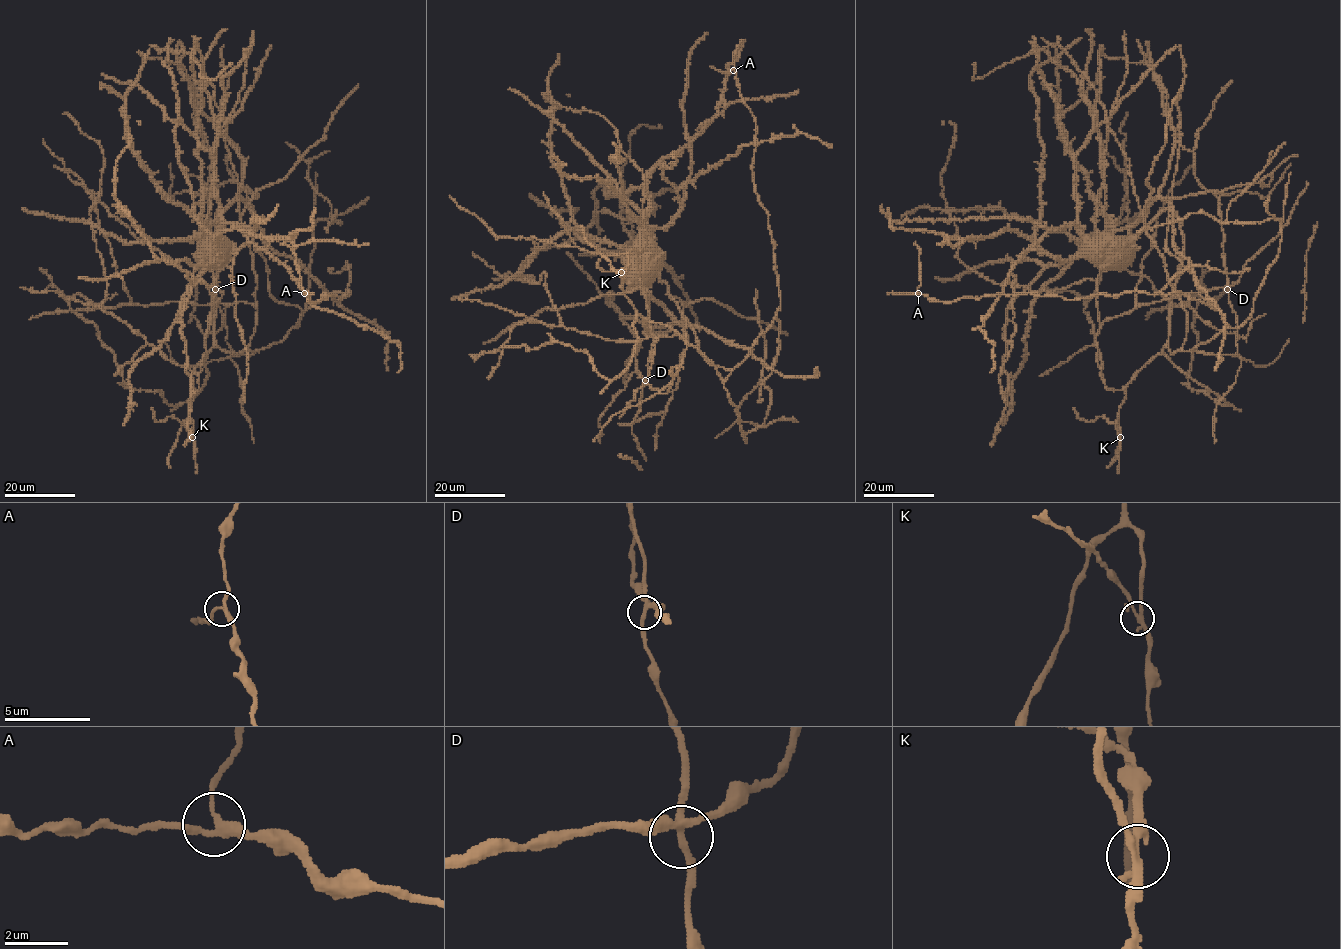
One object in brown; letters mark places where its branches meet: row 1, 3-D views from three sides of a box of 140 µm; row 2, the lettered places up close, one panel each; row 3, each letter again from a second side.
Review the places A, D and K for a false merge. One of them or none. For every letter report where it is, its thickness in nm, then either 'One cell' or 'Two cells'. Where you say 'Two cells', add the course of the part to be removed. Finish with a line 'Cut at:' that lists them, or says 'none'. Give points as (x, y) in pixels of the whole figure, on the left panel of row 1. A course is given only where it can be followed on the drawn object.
A: Place: (304, 293). Thickness 240 nm. One cell
D: Place: (215, 289). Thickness 240 nm. One cell
K: Place: (192, 437). Thickness 220 nm. Two cells. Course of the part to remove: (192, 437), (174, 418), (157, 421), (152, 407)
Cut at: K

